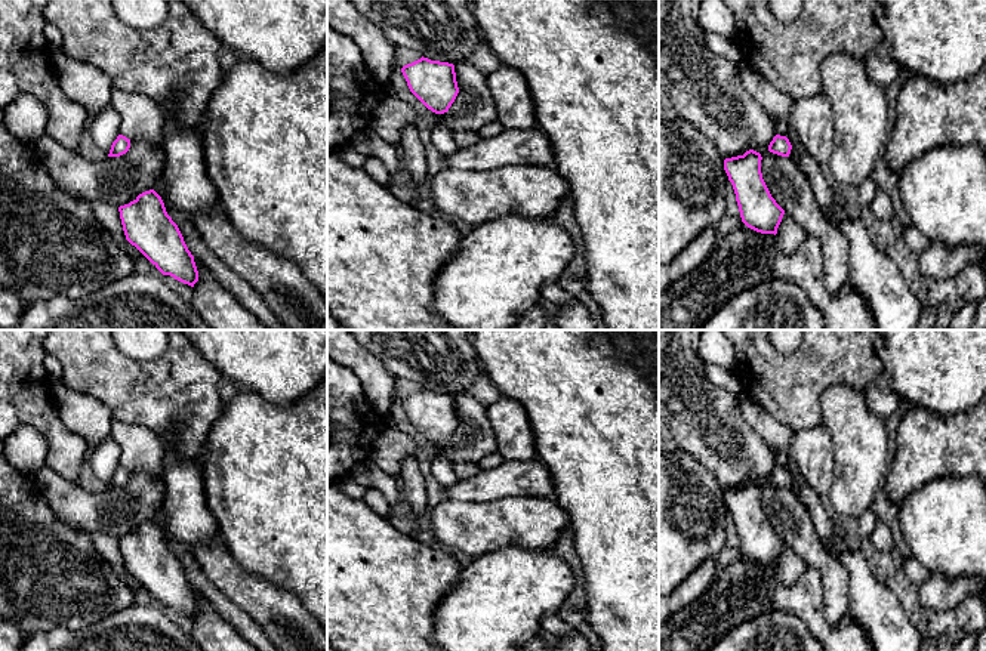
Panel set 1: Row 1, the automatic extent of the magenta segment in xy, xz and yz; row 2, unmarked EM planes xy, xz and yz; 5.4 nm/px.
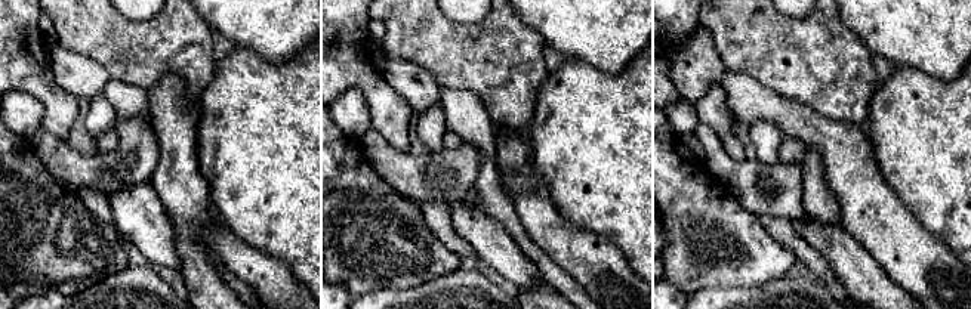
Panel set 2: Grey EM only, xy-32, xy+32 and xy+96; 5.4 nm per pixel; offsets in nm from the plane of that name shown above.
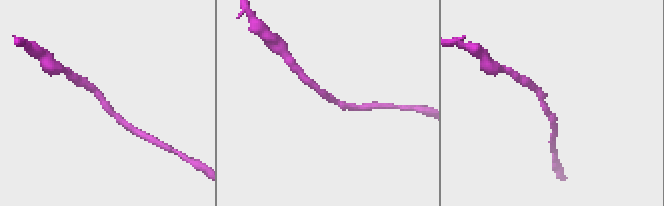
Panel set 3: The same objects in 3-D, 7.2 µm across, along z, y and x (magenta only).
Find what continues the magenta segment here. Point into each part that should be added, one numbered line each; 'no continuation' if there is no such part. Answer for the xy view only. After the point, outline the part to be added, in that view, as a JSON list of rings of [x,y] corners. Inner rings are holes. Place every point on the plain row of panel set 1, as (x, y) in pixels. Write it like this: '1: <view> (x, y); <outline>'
no continuation

